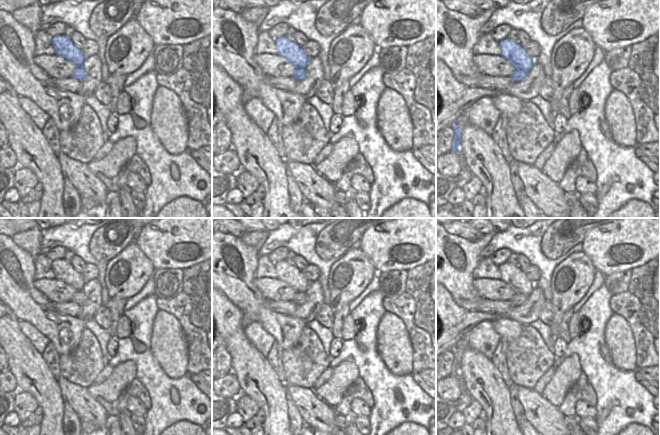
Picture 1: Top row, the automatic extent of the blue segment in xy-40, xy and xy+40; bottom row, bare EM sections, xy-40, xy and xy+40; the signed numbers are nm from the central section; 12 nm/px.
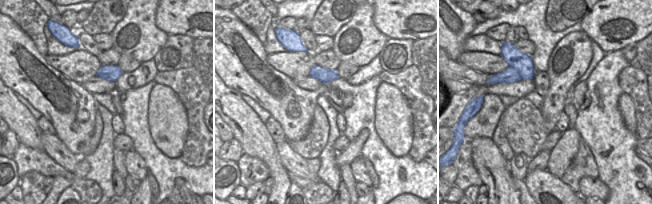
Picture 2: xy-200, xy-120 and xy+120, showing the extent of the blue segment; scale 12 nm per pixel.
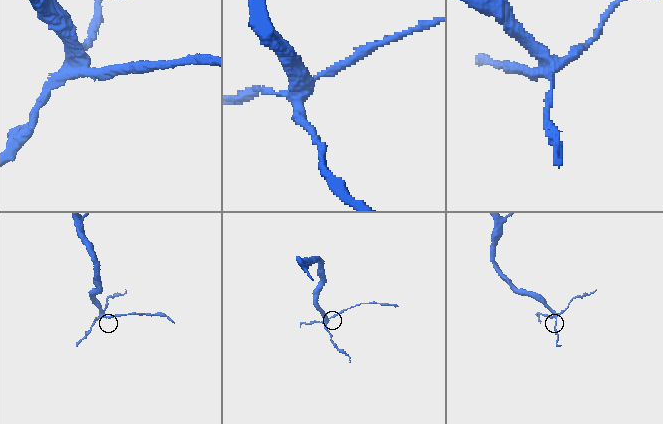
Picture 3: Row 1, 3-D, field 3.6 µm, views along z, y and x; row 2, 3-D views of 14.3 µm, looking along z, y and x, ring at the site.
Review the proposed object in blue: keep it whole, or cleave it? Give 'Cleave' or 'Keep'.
Cleave

